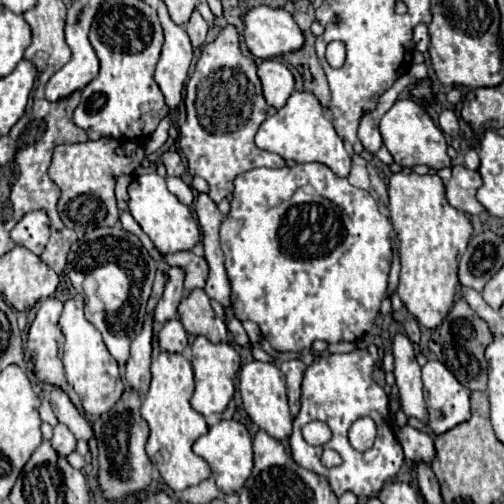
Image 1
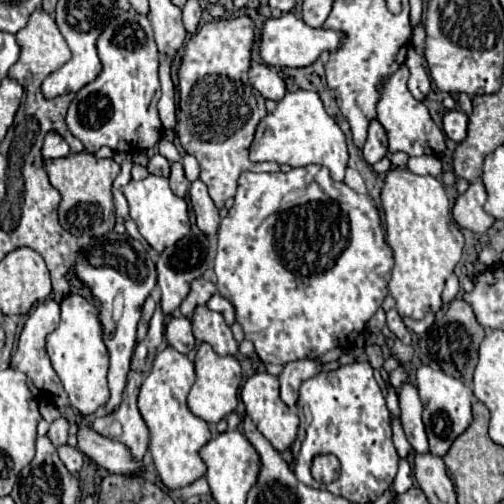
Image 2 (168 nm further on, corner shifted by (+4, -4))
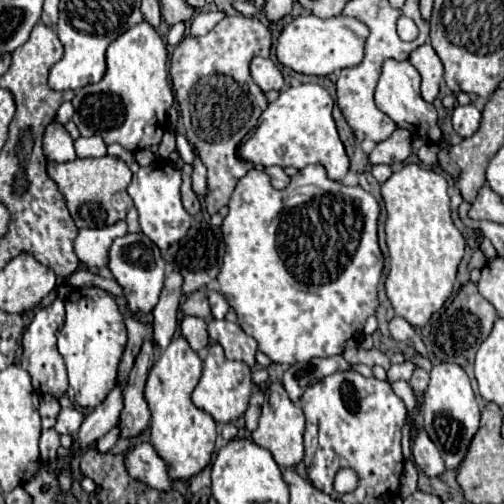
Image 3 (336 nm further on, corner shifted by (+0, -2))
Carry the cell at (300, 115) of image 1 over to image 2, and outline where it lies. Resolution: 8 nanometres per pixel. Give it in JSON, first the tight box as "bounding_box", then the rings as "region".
{"bounding_box":[250,89,348,181],"region":[[[298,89],[294,93],[286,93],[278,101],[278,107],[258,123],[256,137],[250,149],[250,159],[276,161],[278,165],[286,163],[290,167],[306,167],[318,163],[330,169],[330,177],[334,181],[342,181],[348,163],[348,151],[344,139],[346,137],[336,125],[336,121],[324,111],[318,93]]]}

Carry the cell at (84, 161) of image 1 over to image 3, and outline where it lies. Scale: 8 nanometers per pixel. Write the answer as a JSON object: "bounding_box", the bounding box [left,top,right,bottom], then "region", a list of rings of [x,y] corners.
{"bounding_box":[48,157,132,229],"region":[[[100,157],[100,159],[74,159],[68,163],[48,163],[48,175],[56,181],[62,191],[68,211],[78,229],[84,227],[108,227],[126,217],[130,201],[126,197],[128,181],[132,179],[132,171],[118,157]]]}

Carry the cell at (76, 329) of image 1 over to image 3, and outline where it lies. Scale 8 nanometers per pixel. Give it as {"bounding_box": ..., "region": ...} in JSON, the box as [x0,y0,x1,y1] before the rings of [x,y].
{"bounding_box":[58,287,126,409],"region":[[[98,287],[72,289],[66,297],[66,321],[58,333],[58,351],[66,363],[76,404],[94,409],[116,385],[118,363],[126,345],[126,323],[116,301]]]}

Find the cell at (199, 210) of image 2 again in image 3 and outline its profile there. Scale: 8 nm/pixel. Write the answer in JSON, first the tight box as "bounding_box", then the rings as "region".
{"bounding_box":[192,159,208,197],"region":[[[200,159],[194,161],[194,173],[192,173],[192,189],[200,195],[206,197],[208,195],[208,183],[206,183],[206,167],[200,163]]]}

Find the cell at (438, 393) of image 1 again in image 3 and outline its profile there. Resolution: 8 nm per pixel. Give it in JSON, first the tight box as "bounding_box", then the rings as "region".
{"bounding_box":[422,363,480,469],"region":[[[440,363],[434,365],[430,371],[430,383],[424,393],[424,405],[422,405],[422,425],[428,433],[428,437],[438,447],[440,455],[444,457],[446,469],[456,469],[466,455],[468,443],[478,431],[480,421],[480,407],[476,403],[474,389],[470,385],[468,375],[460,365],[452,363]]]}

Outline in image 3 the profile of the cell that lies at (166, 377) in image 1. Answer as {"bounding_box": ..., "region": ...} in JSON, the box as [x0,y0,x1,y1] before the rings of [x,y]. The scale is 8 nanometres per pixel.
{"bounding_box":[146,337,216,481],"region":[[[184,337],[172,339],[168,349],[150,369],[146,381],[146,403],[152,413],[150,421],[150,437],[156,453],[164,461],[168,461],[168,475],[176,481],[188,481],[192,475],[200,473],[212,459],[214,445],[216,445],[216,423],[214,419],[200,411],[192,401],[190,395],[198,385],[202,375],[202,359],[190,349]]]}

